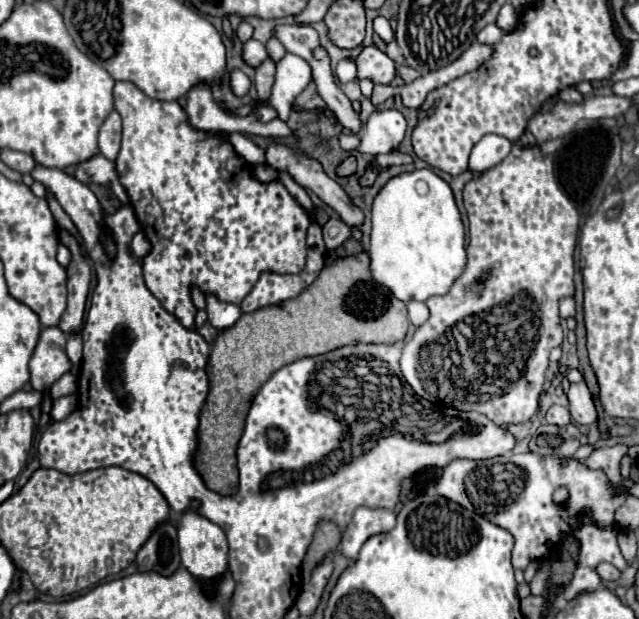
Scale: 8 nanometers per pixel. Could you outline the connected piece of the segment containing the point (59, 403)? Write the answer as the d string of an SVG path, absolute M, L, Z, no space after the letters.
M76 395L60 397L60 399L56 399L56 401L54 401L50 417L52 417L54 421L62 421L64 417L68 417L68 415L72 413L72 409L74 409L76 405L78 405L78 399L76 399Z

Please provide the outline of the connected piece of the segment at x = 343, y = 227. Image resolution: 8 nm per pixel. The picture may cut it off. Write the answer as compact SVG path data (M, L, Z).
M328 221L322 227L322 233L324 233L326 249L336 249L350 237L350 227L344 221Z

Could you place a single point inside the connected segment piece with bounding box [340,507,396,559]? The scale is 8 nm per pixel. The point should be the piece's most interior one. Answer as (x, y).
(366, 522)

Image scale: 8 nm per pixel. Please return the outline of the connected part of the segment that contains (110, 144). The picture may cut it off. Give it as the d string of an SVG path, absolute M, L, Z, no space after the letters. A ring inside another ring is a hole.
M110 111L106 121L102 123L100 135L98 135L100 153L104 153L104 157L108 157L110 161L114 161L118 151L120 151L120 135L122 135L120 115L116 111Z

